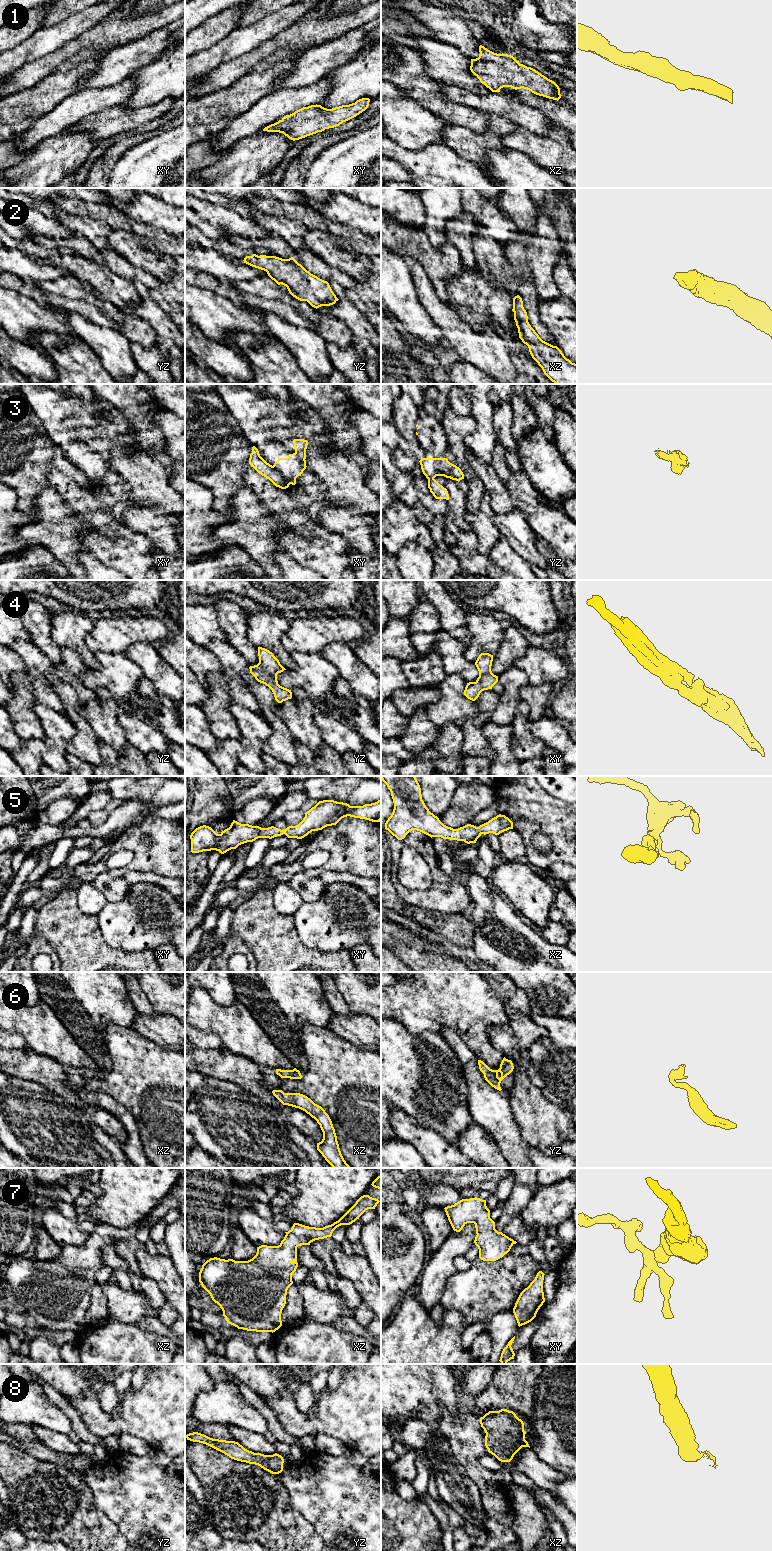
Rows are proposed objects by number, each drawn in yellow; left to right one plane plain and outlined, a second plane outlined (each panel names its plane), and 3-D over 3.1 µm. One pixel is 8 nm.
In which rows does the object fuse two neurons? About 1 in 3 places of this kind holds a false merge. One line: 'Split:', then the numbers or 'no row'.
Split: 3

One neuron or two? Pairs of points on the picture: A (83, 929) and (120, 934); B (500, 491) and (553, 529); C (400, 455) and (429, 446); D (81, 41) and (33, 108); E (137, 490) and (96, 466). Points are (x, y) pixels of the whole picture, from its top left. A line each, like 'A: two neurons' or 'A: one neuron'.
A: two neurons
B: two neurons
C: two neurons
D: two neurons
E: two neurons

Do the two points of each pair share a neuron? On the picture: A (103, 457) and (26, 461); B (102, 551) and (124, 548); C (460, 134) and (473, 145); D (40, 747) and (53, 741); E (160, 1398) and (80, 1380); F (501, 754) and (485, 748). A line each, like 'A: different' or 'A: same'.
A: different
B: same
C: same
D: different
E: different
F: different

